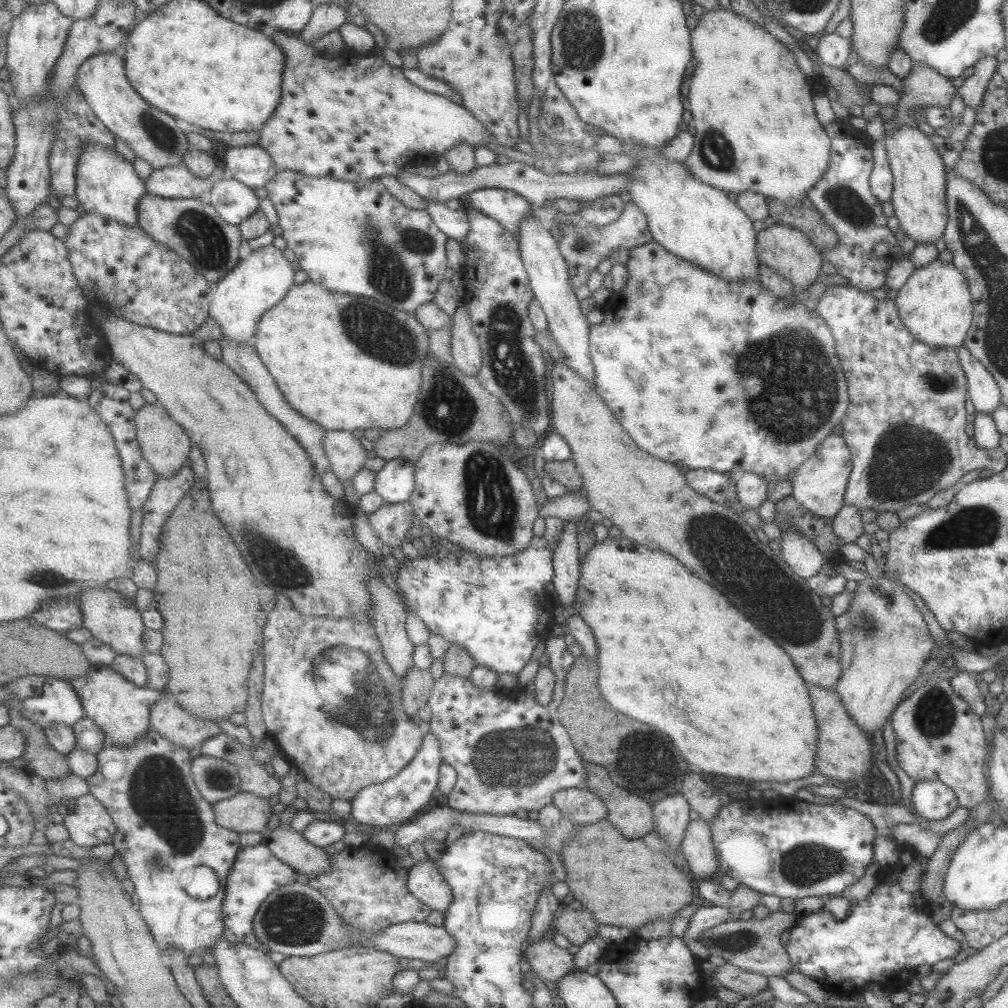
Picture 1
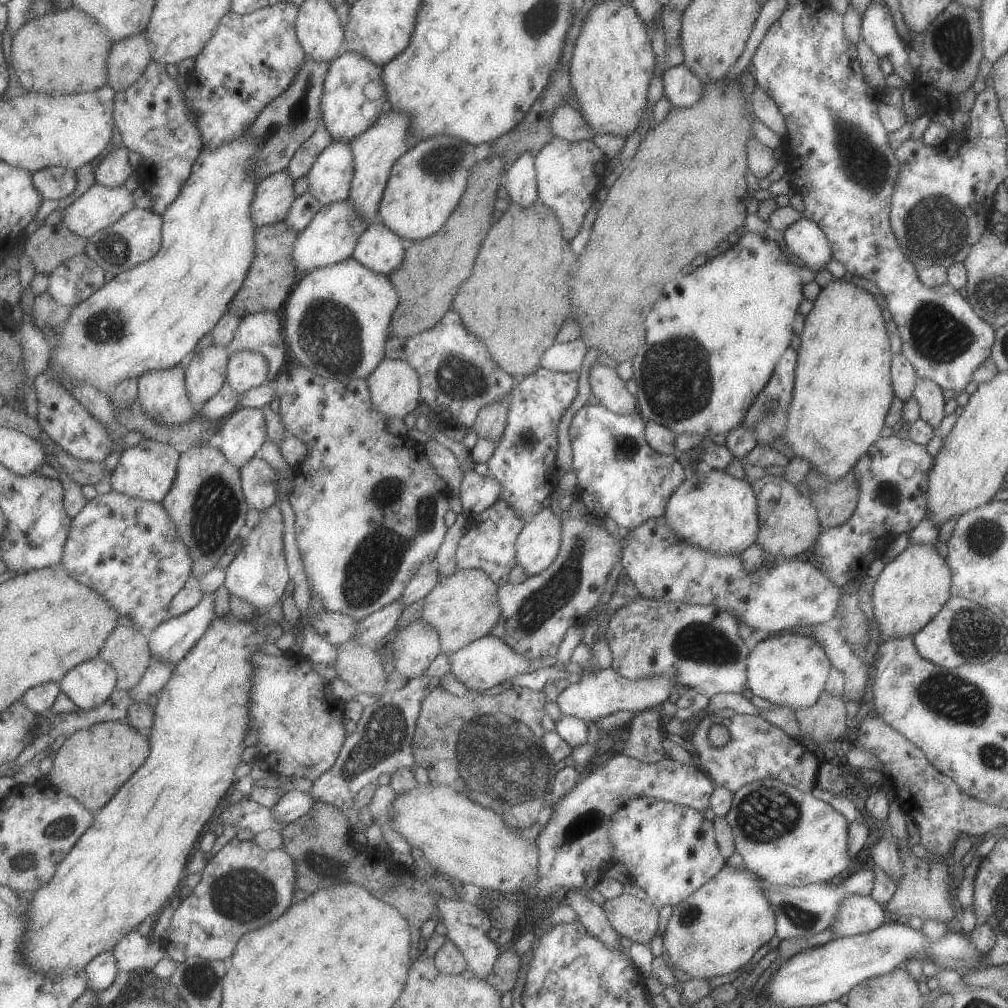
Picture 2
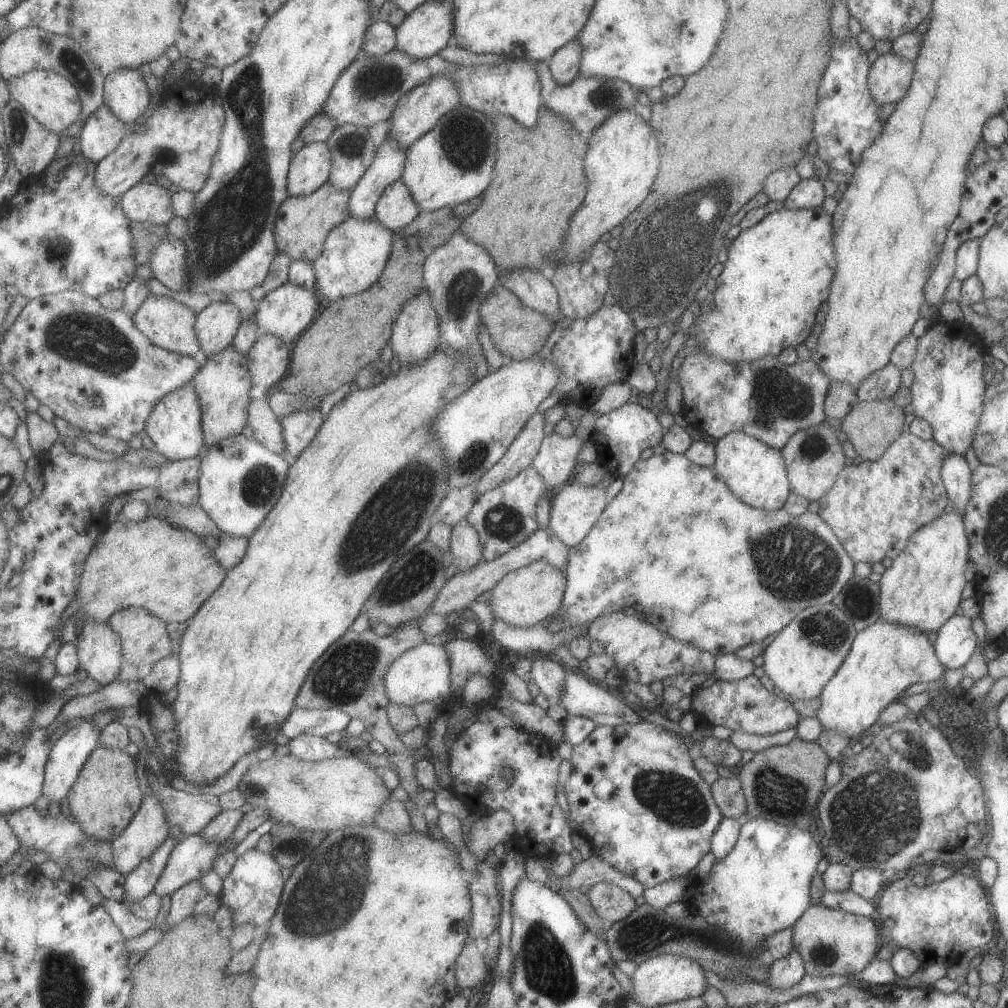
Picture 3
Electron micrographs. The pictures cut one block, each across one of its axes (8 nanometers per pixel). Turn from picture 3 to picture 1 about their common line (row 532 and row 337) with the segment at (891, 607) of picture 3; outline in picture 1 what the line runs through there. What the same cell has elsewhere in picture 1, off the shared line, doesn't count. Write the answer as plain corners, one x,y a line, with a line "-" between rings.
936,258
915,268
897,289
893,302
902,325
917,342
955,349
962,345
972,321
972,302
964,276
953,263
943,263

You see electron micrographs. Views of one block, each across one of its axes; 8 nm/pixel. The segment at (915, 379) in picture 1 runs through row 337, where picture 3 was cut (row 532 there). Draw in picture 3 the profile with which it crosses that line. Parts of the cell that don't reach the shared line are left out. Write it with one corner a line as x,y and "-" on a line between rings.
903,430
873,462
862,460
858,465
845,465
837,475
833,486
818,498
818,515
827,526
831,527
837,540
854,563
881,562
883,558
893,560
899,553
909,536
931,520
939,518
939,514
950,505
945,487
941,480
941,464
947,454
937,442
931,439
921,439

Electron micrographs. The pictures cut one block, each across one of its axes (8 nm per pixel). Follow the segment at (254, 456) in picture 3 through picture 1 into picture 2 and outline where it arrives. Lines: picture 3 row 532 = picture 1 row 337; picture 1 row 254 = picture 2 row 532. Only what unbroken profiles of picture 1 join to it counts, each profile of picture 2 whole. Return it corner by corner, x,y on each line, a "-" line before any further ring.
276,503
260,515
260,523
251,530
247,538
243,539
245,542
243,548
226,569
226,588
230,596
237,596
239,600
249,602
259,613
265,613
273,608
283,598
285,588
291,582
283,532
285,532
285,518
281,506

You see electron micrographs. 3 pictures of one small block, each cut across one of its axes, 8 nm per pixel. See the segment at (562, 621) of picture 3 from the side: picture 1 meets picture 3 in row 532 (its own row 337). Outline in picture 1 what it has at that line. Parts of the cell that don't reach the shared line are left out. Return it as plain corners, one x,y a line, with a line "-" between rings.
650,241
640,246
629,249
627,254
627,261
625,263
629,277
625,286
618,291
611,291
609,297
600,306
600,310
604,313
603,320
600,324
590,325
589,332
589,345
590,345
590,358
593,361
594,370
597,370
597,390
599,394
603,394
603,402
607,402
607,406
611,406
615,418
619,418
622,429
626,431
634,443
641,447
643,452
646,452
649,456
658,458
671,464
678,464
683,468
689,469
705,469
713,470
720,473
730,473
732,475
740,475
747,471
753,474
760,474
765,482
771,482
772,480
784,480
788,478
788,474
793,472
799,465
803,464
814,452
815,447
831,433
831,429
837,424
840,424
848,405
848,389
846,386
846,378
842,371
839,357
835,350
835,341
831,334
831,329
825,324
825,321
815,312
805,309
801,300
794,299
788,305
783,299
780,299
777,295
770,293
759,281
747,281
747,282
727,282
716,274
709,272
707,269
695,266
691,261
684,261
679,257
675,257
669,252
666,252
657,242

